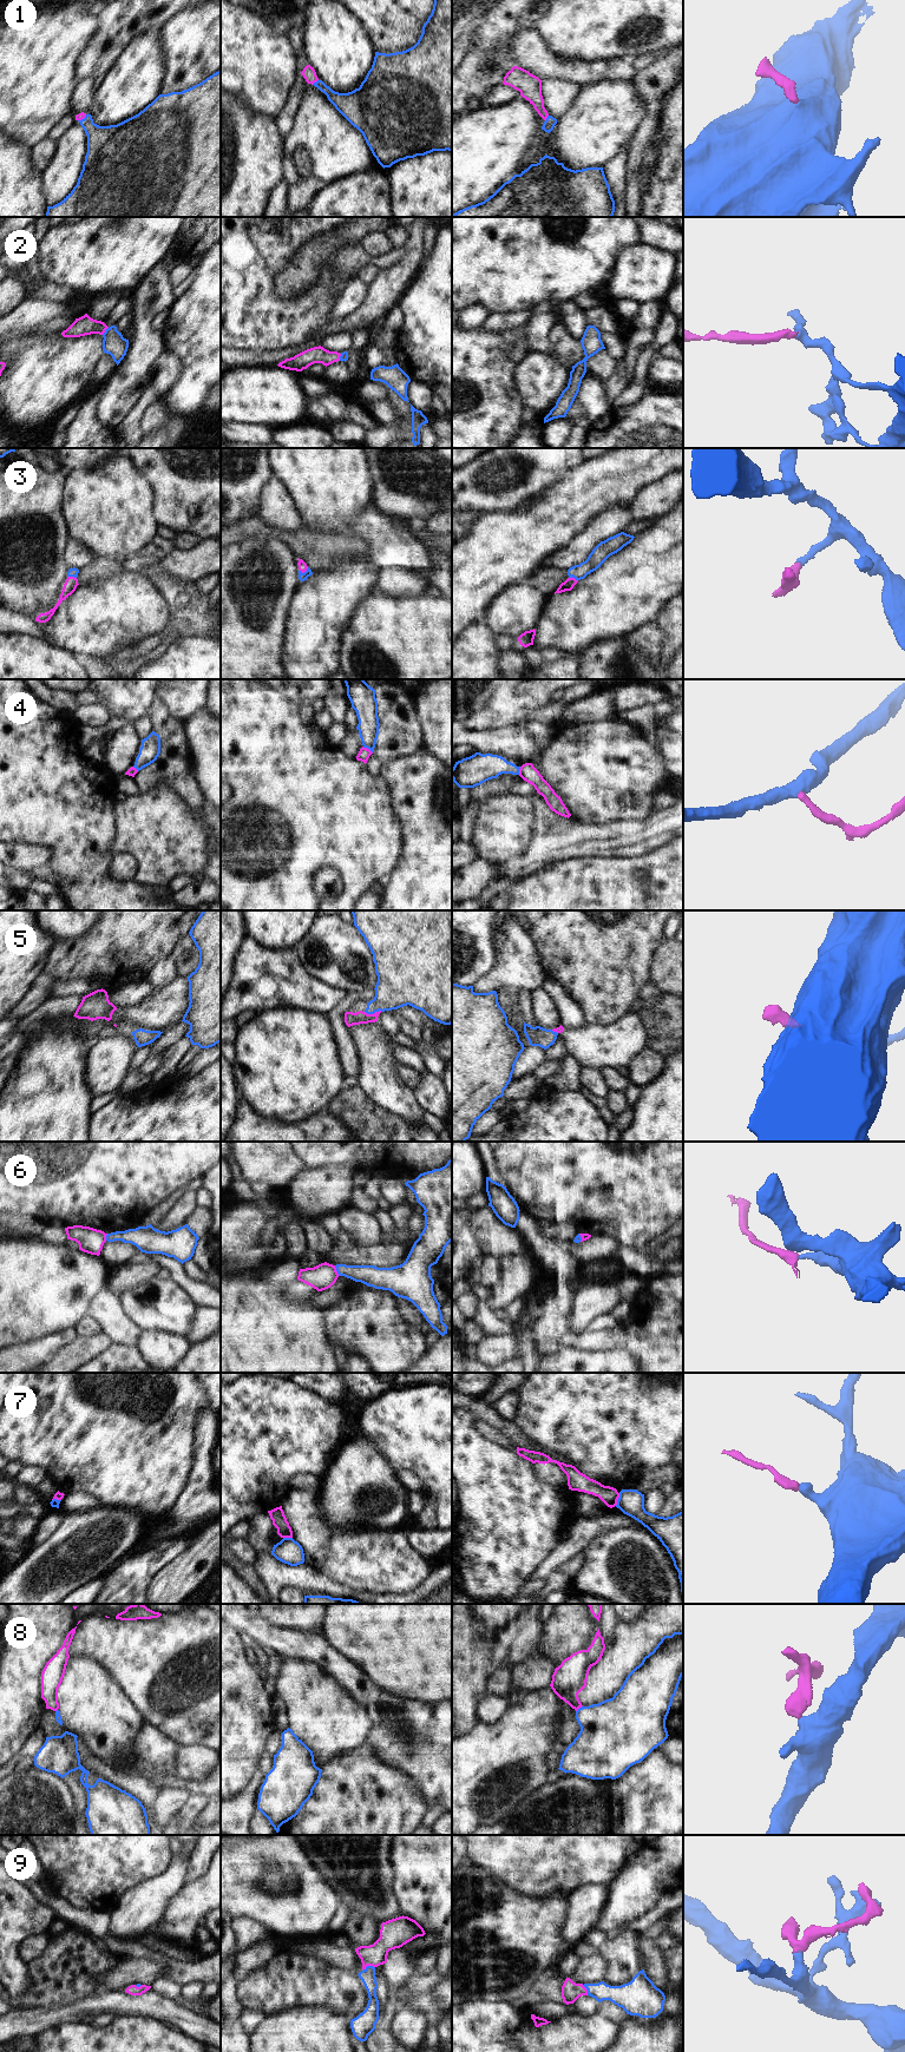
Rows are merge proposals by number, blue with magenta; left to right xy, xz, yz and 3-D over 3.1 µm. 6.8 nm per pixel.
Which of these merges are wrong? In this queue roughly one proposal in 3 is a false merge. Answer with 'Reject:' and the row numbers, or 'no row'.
Reject: 4, 6, 7, 8

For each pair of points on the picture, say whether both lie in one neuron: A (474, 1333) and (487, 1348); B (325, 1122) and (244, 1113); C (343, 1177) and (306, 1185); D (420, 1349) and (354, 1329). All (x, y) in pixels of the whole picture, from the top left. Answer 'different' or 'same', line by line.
A: different
B: same
C: same
D: same

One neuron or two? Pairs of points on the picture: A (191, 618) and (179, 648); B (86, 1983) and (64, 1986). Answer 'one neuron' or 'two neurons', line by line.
A: two neurons
B: one neuron

